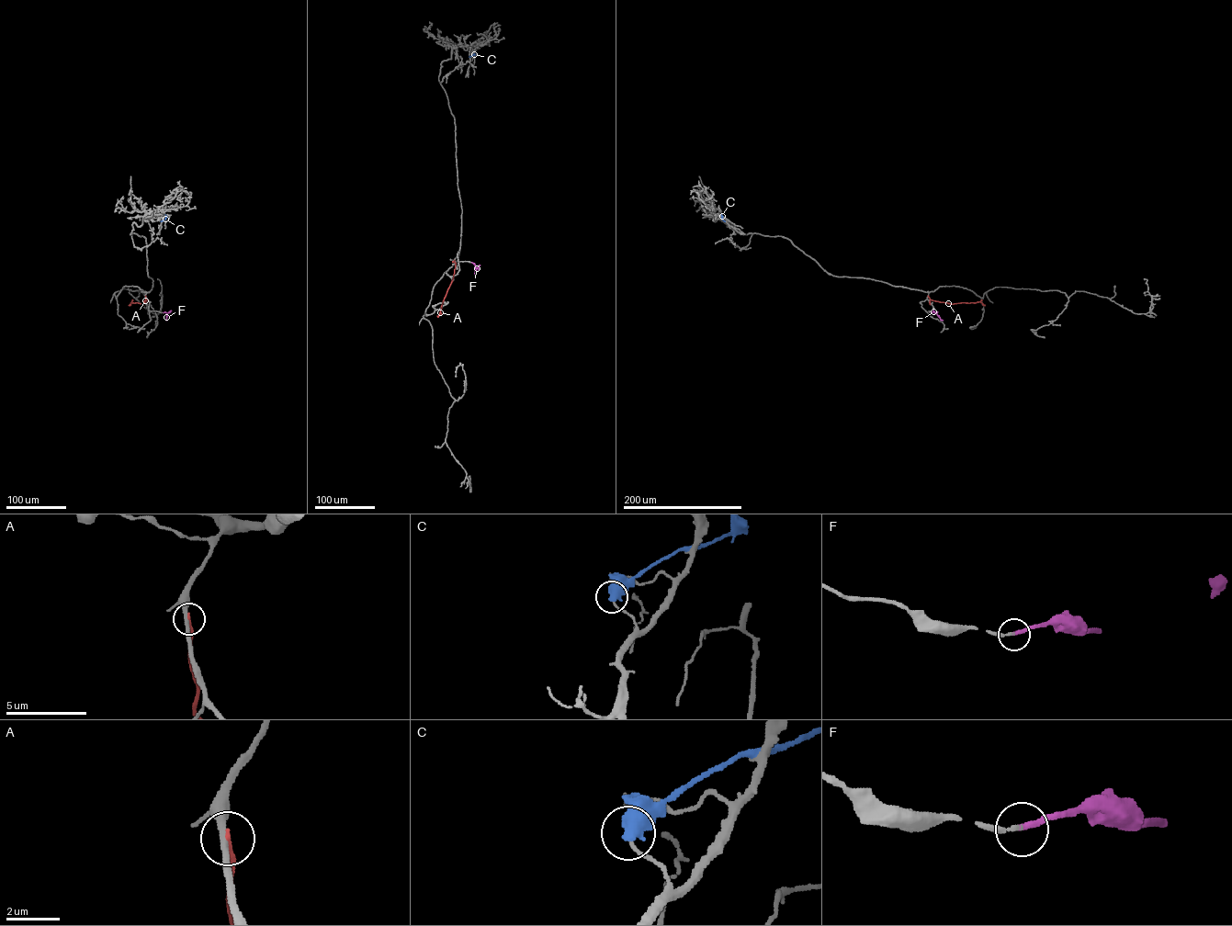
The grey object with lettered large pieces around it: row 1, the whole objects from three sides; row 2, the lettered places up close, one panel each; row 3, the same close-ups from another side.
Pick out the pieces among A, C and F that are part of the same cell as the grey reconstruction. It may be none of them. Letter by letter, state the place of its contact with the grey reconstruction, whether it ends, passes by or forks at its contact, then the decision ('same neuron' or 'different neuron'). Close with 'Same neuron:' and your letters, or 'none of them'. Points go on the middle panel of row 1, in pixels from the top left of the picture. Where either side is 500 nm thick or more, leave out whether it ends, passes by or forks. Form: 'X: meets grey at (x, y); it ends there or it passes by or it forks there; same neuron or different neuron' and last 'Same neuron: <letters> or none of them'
A: meets grey at (454, 260); it ends there; different neuron
C: meets grey at (469, 57); different neuron
F: meets grey at (472, 262); it ends there; same neuron
Same neuron: F

